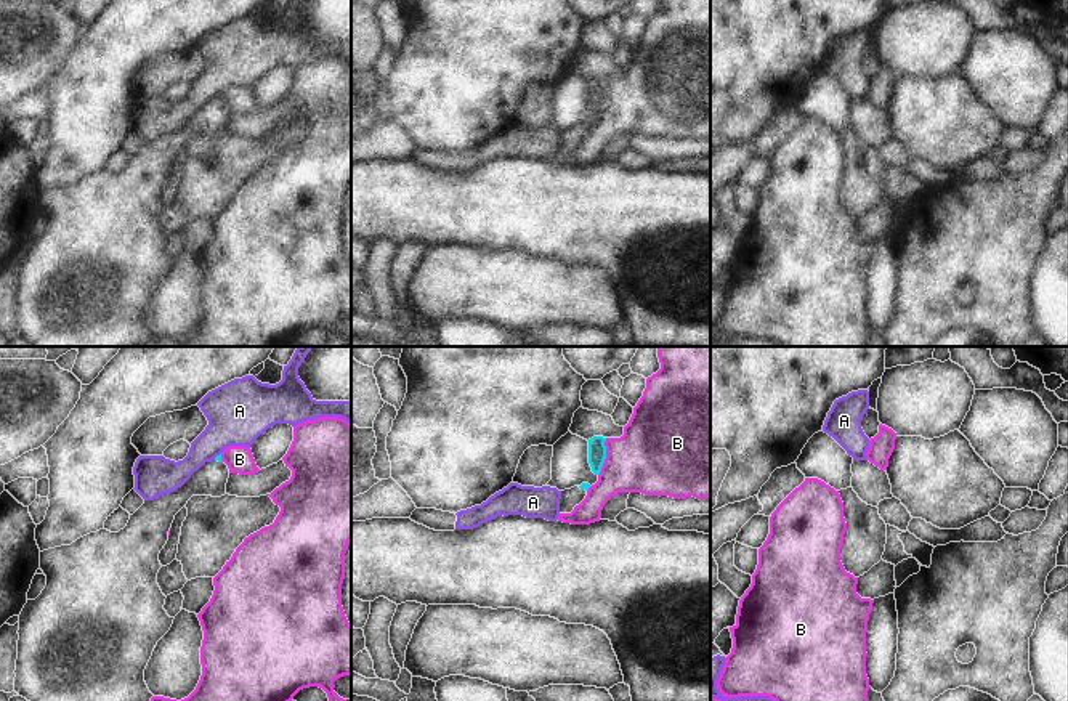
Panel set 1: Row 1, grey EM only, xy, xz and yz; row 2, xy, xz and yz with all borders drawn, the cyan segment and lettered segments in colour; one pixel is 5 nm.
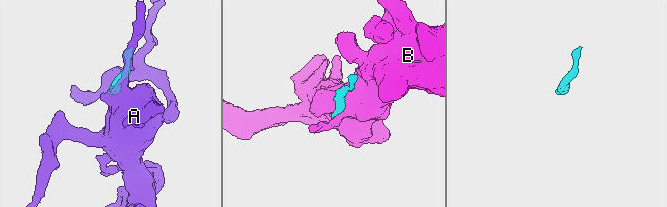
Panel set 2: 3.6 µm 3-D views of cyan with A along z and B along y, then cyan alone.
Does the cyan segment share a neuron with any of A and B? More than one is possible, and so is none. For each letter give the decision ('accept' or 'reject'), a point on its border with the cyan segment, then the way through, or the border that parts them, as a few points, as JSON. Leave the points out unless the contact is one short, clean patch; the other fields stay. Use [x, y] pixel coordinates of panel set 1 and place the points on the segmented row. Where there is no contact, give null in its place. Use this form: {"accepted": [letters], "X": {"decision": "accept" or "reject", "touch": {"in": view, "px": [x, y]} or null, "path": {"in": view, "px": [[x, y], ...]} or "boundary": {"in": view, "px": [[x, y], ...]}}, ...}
{"accepted": [], "A": {"decision": "reject", "touch": {"in": "xy", "px": [217, 456]}, "boundary": {"in": "xy", "px": [[220, 453], [214, 459]]}}, "B": {"decision": "reject", "touch": {"in": "xz", "px": [605, 457]}, "boundary": {"in": "xz", "px": [[606, 438], [605, 462], [598, 475]]}}}

